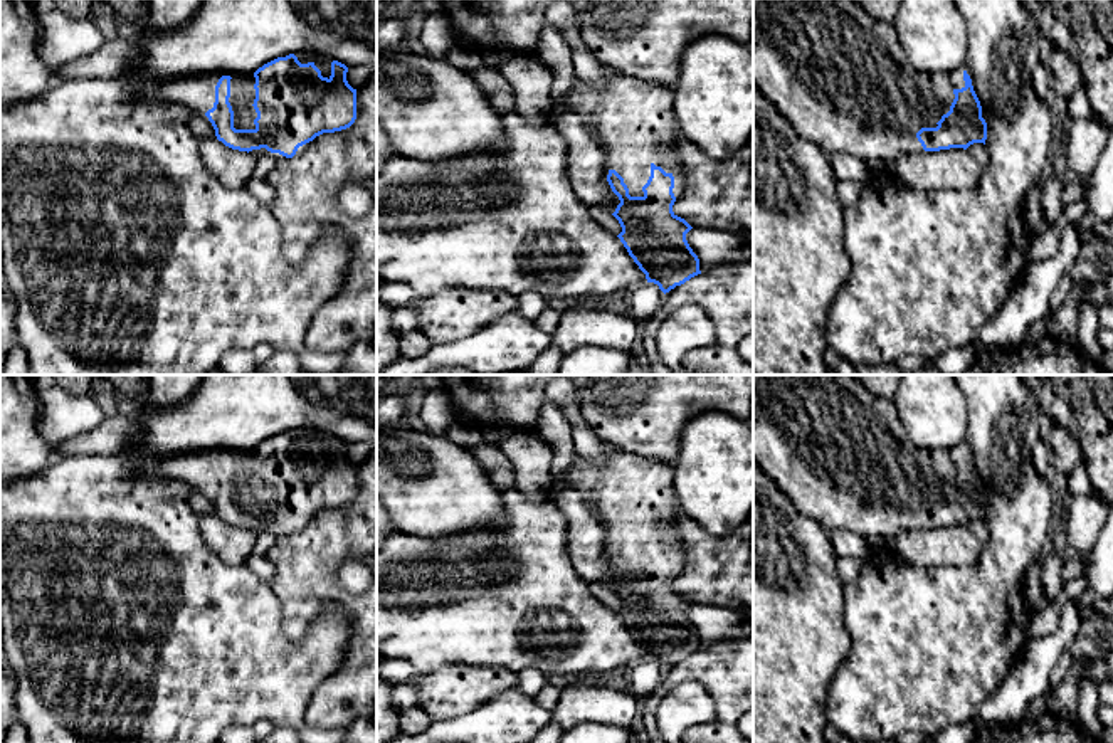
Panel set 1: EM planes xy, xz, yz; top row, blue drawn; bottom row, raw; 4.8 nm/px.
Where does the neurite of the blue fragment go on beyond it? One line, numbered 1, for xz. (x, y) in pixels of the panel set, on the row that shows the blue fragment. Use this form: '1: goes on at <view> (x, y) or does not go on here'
1: goes on at xz (634, 121)

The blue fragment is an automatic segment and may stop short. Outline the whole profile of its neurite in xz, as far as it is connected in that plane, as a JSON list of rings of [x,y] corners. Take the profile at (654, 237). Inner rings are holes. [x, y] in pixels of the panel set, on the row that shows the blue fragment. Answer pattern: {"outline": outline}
{"outline": [[[607,67],[604,71],[602,87],[575,79],[568,94],[555,106],[575,113],[599,136],[607,182],[620,200],[612,213],[622,227],[617,237],[647,282],[657,284],[666,294],[701,274],[699,259],[686,240],[693,227],[673,212],[684,188],[683,166],[674,148],[679,136],[673,113],[674,91],[671,86],[629,77]]]}

